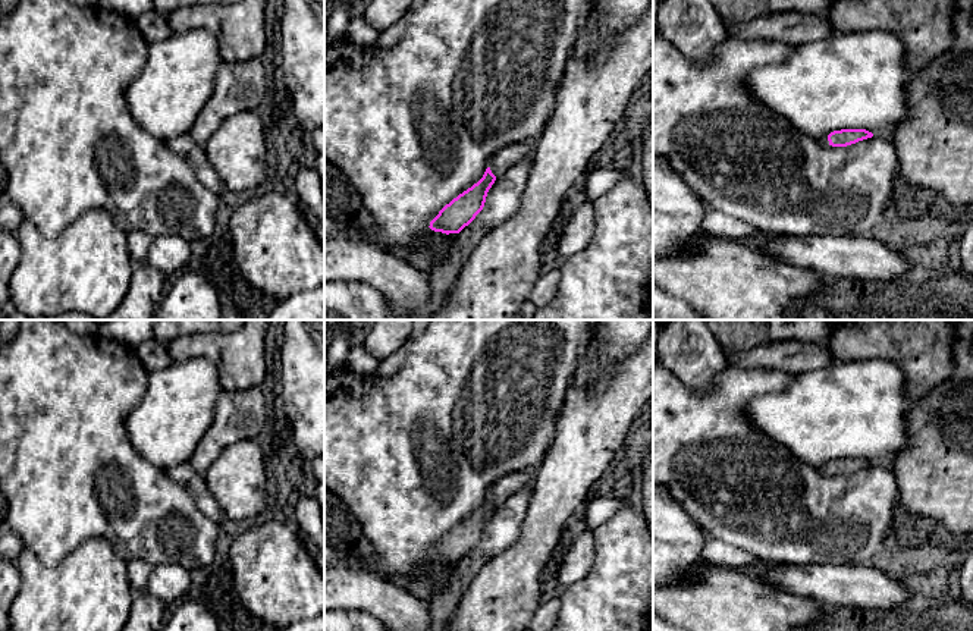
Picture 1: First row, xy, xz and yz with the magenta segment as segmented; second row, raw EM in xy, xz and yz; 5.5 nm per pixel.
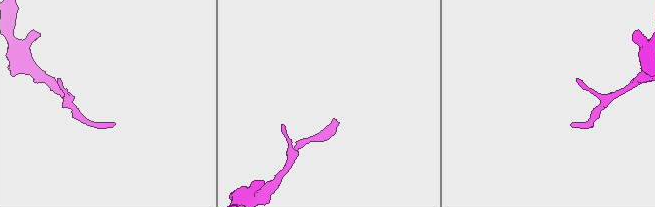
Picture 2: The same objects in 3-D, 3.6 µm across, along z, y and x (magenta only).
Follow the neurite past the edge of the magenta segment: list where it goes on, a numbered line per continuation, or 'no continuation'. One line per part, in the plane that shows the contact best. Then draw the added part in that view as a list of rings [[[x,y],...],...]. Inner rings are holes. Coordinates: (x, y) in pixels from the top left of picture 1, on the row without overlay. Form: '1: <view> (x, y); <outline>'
1: xz (512, 483); [[[525,468],[518,473],[511,473],[502,480],[496,481],[489,490],[492,502],[498,506],[508,497],[514,497],[534,478],[534,468]]]

